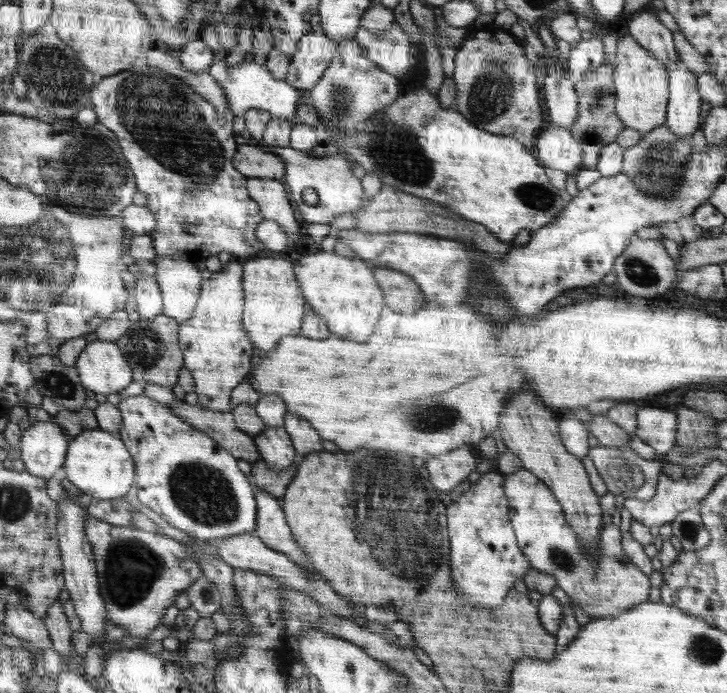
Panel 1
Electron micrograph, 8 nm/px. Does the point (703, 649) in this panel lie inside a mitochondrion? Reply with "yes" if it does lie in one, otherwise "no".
yes

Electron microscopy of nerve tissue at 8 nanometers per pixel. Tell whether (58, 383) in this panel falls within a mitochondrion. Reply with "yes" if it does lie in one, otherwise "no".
yes

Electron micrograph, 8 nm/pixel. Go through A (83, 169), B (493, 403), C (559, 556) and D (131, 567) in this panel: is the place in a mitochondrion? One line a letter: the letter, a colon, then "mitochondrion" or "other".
A: mitochondrion
B: other
C: mitochondrion
D: mitochondrion

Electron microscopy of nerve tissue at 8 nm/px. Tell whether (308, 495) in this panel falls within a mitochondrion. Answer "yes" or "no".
no

